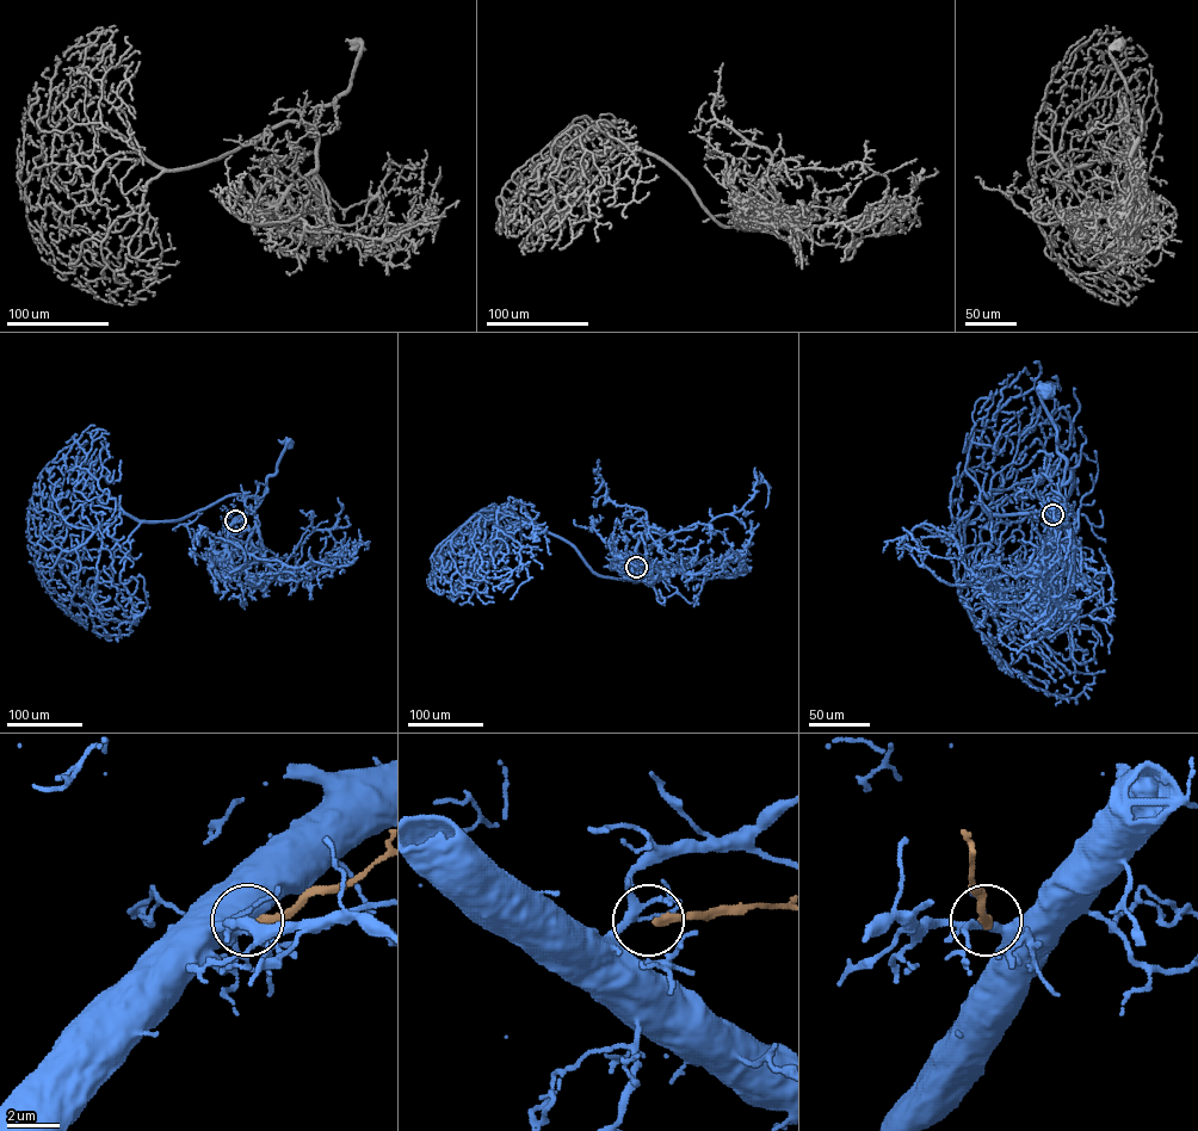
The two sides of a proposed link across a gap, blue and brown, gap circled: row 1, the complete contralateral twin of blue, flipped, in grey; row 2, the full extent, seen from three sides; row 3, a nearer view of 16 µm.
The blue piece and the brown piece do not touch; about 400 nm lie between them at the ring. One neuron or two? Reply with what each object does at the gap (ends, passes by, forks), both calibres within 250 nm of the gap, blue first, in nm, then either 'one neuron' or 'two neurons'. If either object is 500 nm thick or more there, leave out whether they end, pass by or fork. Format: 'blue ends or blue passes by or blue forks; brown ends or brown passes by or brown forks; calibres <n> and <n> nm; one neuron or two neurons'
blue forks; brown ends; calibres 200 and 320 nm; two neurons

